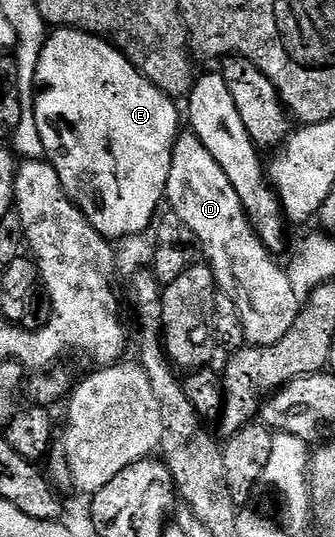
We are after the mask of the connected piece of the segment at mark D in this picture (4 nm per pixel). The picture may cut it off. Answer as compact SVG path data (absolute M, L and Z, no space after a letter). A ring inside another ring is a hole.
M192 132L179 133L174 142L165 201L168 206L170 202L169 209L178 219L196 232L196 240L202 245L202 254L214 272L219 291L229 296L232 304L236 304L240 320L244 320L247 343L251 346L276 344L296 324L300 300L296 292L292 292L292 280L288 280L285 269L281 265L278 267L279 259L266 249L252 228L244 204L240 196L236 196L236 188L232 188L232 180L228 180L224 168L216 164L216 156L212 156L212 152L208 152L208 148L204 148L204 144Z

